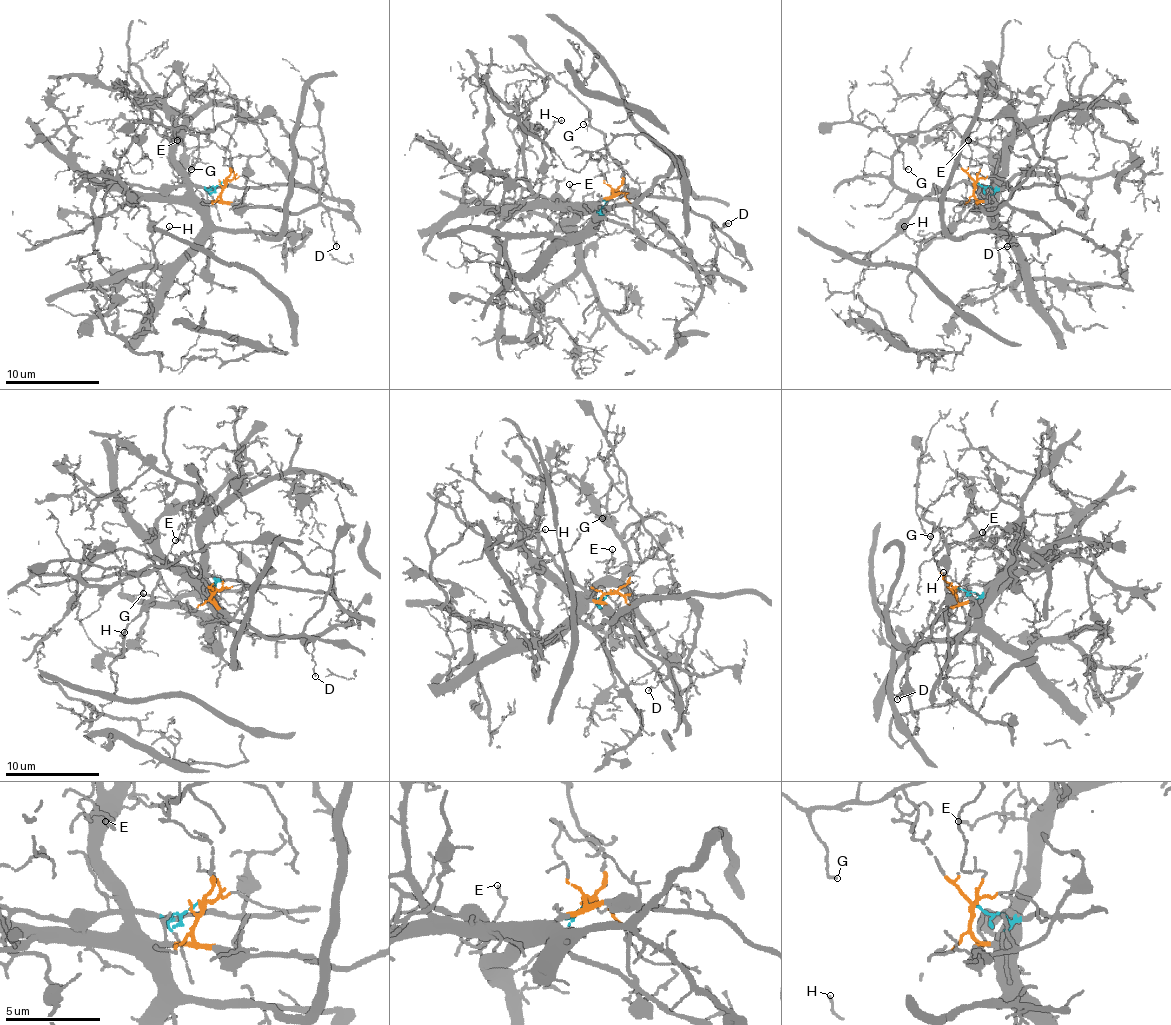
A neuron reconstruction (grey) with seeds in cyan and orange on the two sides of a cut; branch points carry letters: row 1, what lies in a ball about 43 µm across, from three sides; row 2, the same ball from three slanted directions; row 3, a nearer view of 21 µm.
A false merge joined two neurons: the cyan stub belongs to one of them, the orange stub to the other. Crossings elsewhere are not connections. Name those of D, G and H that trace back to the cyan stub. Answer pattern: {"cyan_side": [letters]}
{"cyan_side": ["G", "H"]}

